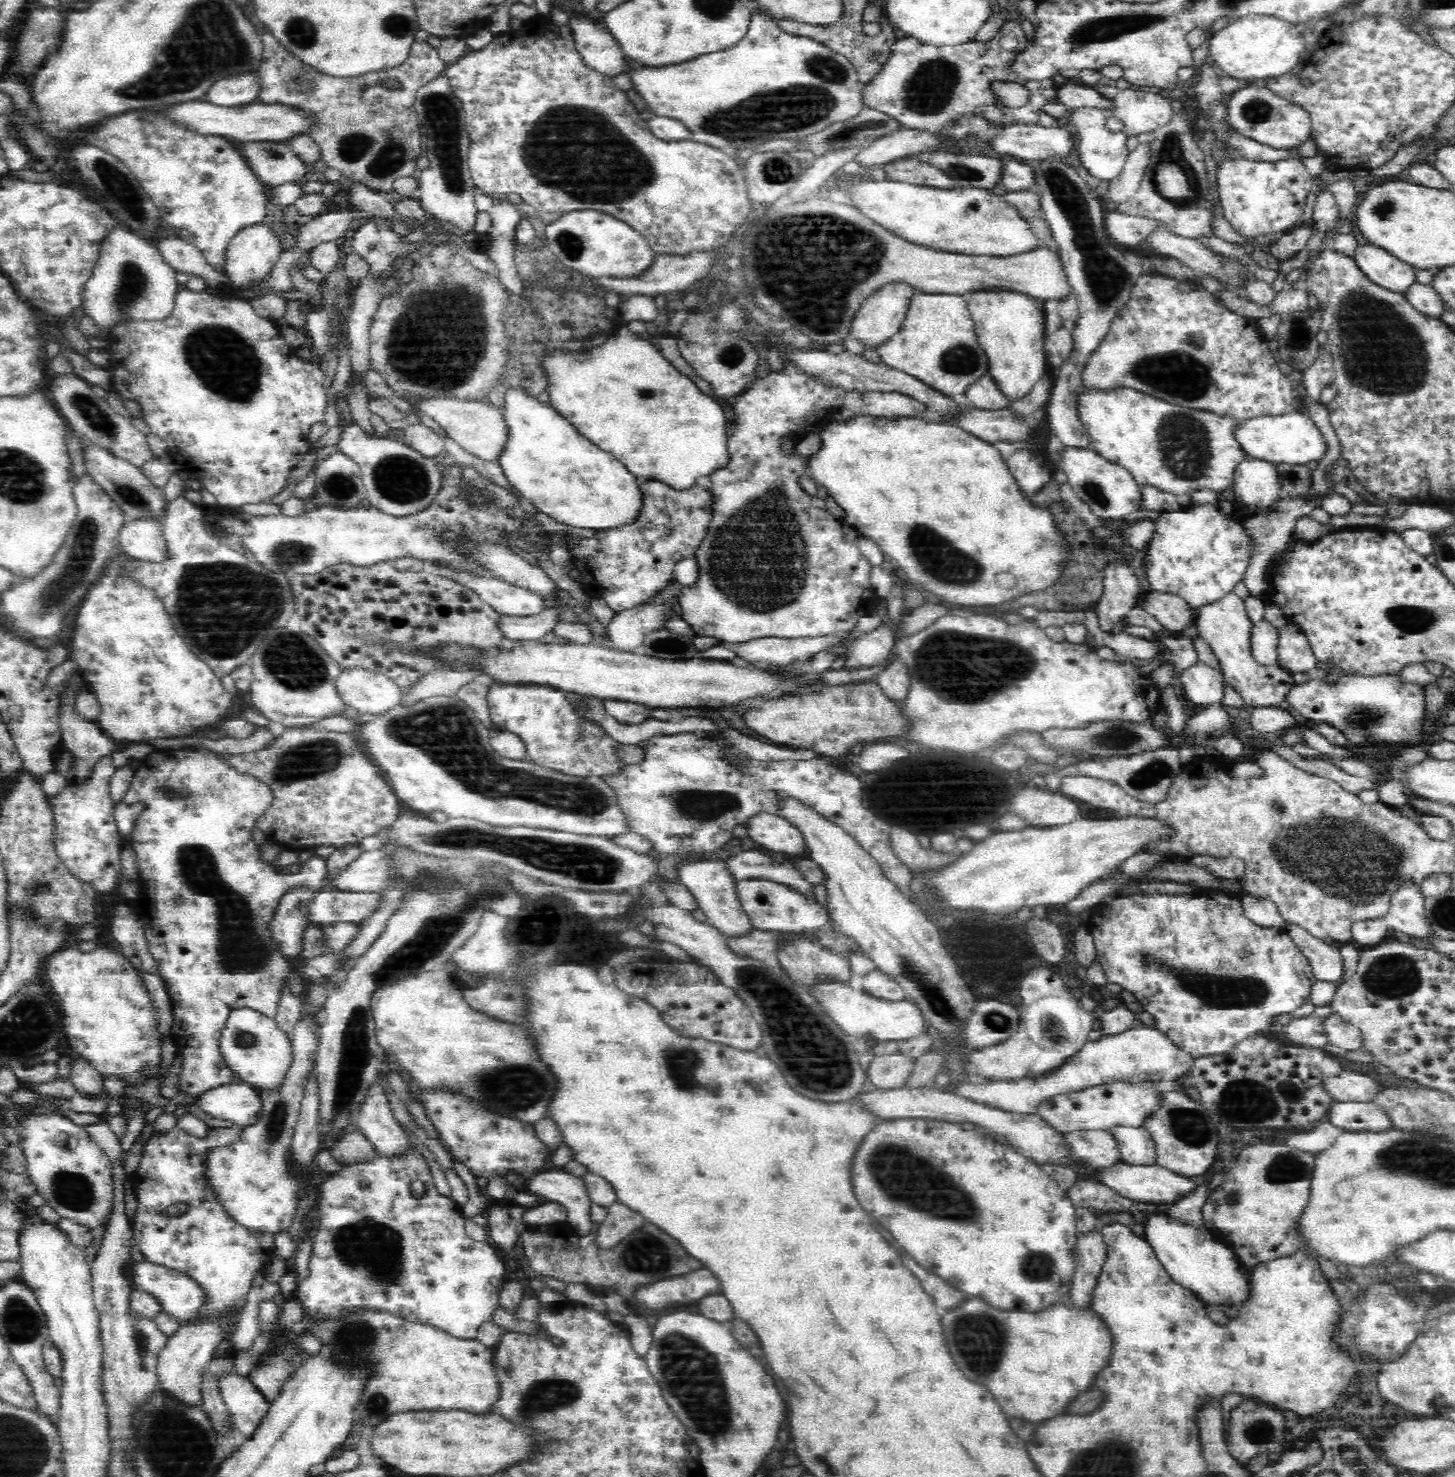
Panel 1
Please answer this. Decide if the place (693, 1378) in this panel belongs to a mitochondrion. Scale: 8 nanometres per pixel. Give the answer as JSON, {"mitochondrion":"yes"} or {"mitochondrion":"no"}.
{"mitochondrion":"yes"}

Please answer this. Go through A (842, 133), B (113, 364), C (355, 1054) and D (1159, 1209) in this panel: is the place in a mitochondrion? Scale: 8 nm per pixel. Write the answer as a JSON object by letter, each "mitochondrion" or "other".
{"A":"mitochondrion","B":"other","C":"mitochondrion","D":"other"}

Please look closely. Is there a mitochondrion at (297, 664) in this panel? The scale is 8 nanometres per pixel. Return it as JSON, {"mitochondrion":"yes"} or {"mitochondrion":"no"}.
{"mitochondrion":"yes"}

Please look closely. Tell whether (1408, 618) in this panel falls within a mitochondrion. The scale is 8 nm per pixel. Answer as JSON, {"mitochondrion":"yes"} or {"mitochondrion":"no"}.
{"mitochondrion":"yes"}

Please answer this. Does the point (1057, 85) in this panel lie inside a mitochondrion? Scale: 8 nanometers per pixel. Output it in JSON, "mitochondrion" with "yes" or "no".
{"mitochondrion":"no"}

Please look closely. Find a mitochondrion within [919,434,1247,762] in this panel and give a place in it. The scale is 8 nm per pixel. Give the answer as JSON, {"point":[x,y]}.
{"point":[1108,738]}

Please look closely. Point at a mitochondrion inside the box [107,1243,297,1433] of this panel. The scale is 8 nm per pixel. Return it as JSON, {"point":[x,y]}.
{"point":[138,1338]}

